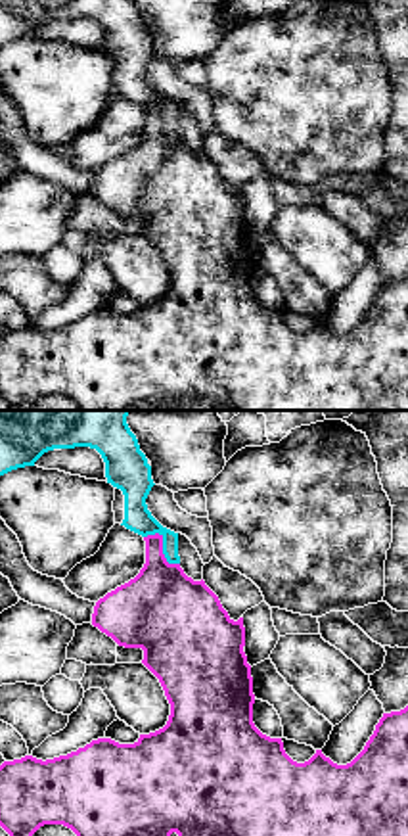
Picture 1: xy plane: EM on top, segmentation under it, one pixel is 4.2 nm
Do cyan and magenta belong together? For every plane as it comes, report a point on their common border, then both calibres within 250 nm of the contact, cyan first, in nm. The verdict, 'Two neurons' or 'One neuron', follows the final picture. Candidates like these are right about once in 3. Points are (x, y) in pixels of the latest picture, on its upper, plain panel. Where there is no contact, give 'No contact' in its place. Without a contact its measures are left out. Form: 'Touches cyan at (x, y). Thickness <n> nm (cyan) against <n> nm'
Touches cyan at (163, 117). Thickness 110 nm (cyan) against 340 nm

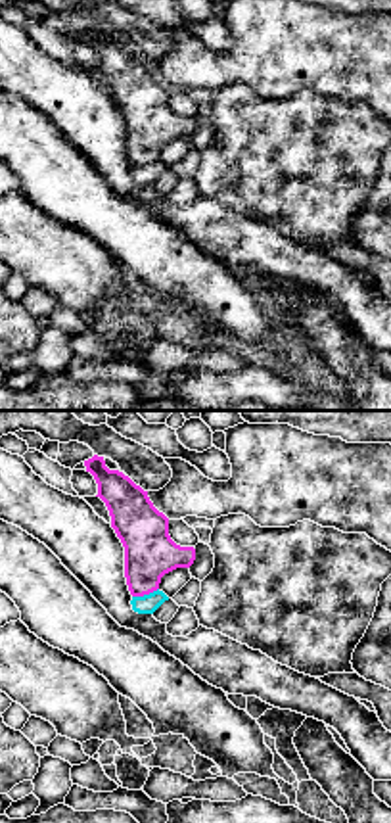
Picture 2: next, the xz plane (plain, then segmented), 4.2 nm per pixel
Touches cyan at (144, 165). Thickness 80 nm (cyan) against 220 nm

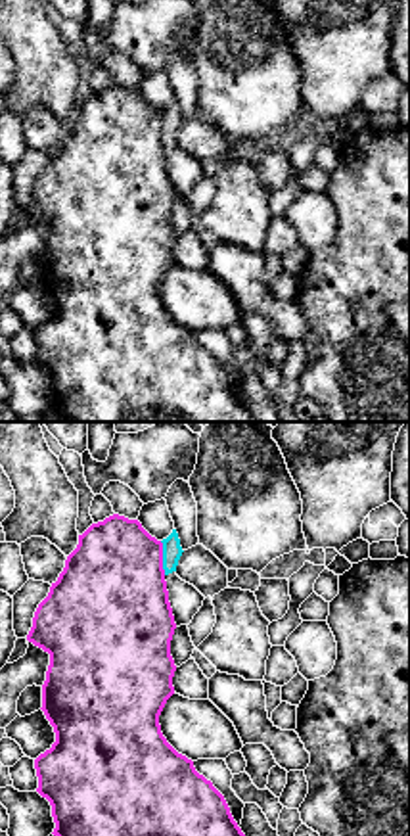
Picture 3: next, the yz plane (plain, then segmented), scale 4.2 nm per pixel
Touches cyan at (163, 129). Thickness 80 nm (cyan) against 440 nm

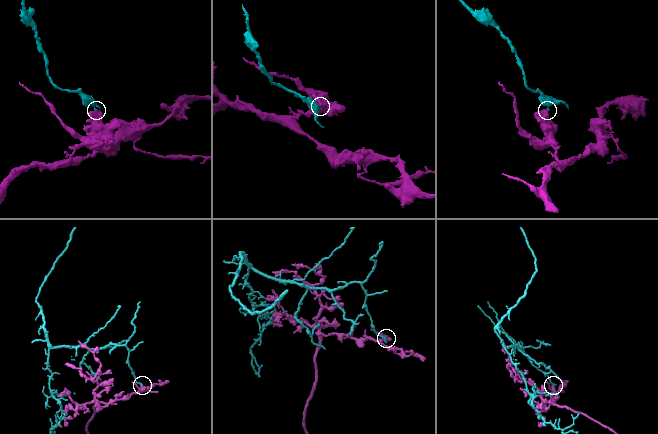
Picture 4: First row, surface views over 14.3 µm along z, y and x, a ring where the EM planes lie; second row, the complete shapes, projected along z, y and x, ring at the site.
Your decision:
Two neurons

